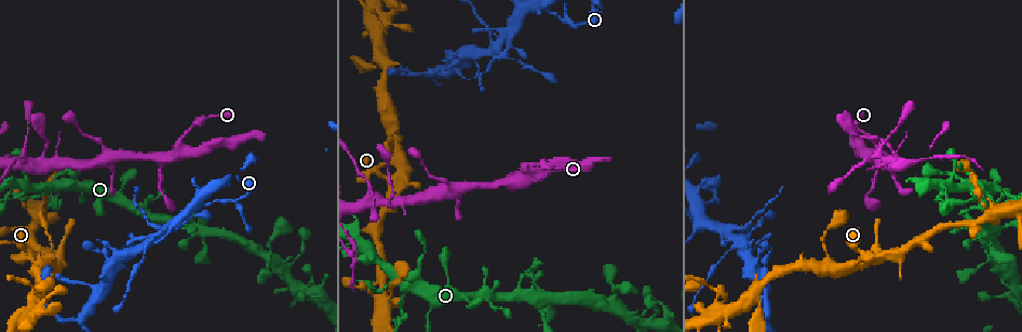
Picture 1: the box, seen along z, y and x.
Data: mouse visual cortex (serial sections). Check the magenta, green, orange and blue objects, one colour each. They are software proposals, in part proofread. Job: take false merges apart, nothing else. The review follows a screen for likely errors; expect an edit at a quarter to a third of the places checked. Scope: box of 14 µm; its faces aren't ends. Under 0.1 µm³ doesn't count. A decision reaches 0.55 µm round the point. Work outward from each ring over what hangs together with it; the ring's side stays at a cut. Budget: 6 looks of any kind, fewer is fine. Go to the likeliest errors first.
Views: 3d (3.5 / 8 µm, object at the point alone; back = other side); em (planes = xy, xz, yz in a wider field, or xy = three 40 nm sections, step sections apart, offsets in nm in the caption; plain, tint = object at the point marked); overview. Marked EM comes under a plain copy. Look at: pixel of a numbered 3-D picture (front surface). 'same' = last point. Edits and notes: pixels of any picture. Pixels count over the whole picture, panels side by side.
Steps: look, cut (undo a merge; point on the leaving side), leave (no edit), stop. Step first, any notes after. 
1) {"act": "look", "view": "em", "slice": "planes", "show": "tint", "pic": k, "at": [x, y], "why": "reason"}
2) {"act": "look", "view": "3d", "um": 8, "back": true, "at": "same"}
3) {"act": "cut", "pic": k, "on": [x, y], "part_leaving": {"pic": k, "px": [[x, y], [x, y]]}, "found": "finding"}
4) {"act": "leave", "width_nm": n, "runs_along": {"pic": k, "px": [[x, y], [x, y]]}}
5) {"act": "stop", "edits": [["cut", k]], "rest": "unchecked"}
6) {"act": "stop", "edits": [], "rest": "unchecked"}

{"act": "look", "view": "3d", "um": 8, "pic": 1, "at": [725, 232], "why": "a fork"}

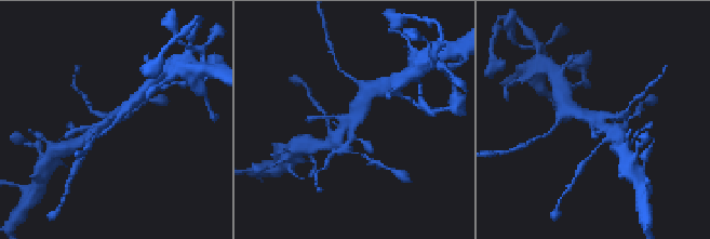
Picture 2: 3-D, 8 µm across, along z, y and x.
{"act": "look", "view": "em", "slice": "xy", "step": 5, "show": "tint", "pic": 2, "at": [110, 121]}

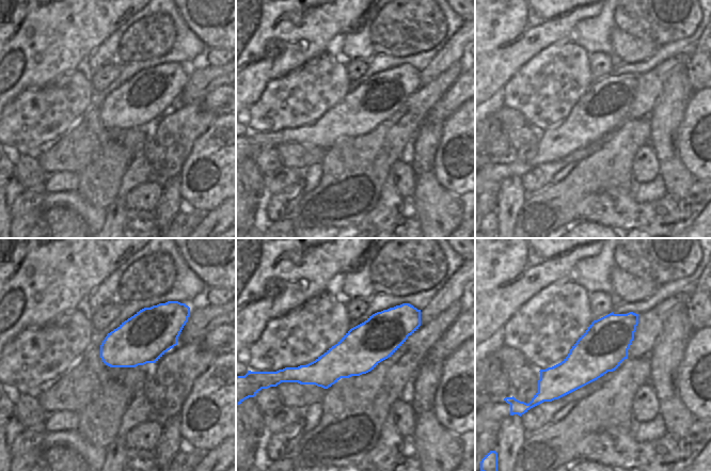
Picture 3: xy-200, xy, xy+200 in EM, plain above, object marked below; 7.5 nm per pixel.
{"act": "leave", "runs_along": {"pic": 2, "px": [[364, 94], [362, 108], [334, 141]]}, "found": "all the same cell"}

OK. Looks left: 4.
{"act": "look", "view": "3d", "um": 3.5, "pic": 1, "at": [981, 187], "why": "small branch off a trunk"}

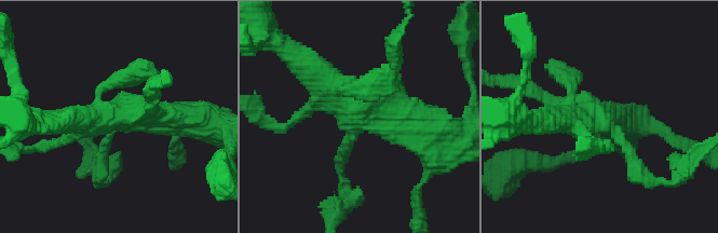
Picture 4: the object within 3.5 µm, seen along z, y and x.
{"act": "look", "view": "em", "slice": "xy", "step": 1, "show": "tint", "pic": 4, "at": [600, 123], "arms": 3, "arm_widths_nm": [200, 400, 450]}

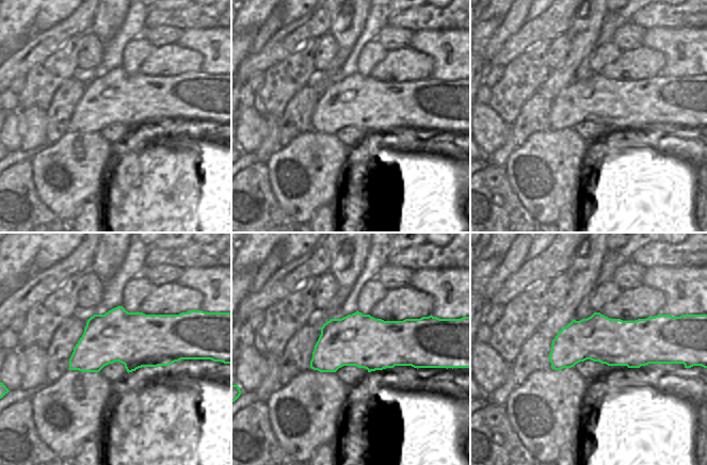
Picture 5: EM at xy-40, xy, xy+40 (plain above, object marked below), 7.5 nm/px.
{"act": "look", "view": "em", "slice": "xy", "step": 2, "show": "tint", "at": "same", "why": "cut it another way"}

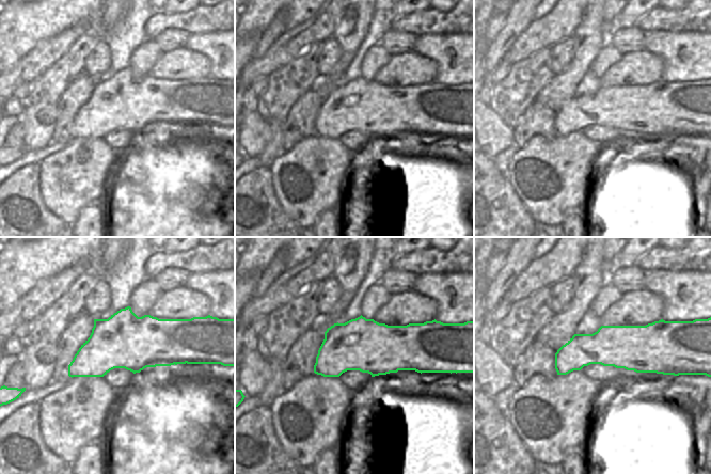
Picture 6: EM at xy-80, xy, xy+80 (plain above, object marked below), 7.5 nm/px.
{"act": "cut", "pic": 4, "on": [105, 164], "part_leaving": {"pic": 4, "px": [[111, 134], [108, 174]]}, "found": "a second cell is stuck on"}

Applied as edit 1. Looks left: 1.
{"act": "stop", "edits": [["cut", 4]], "rest": "unchecked"}

